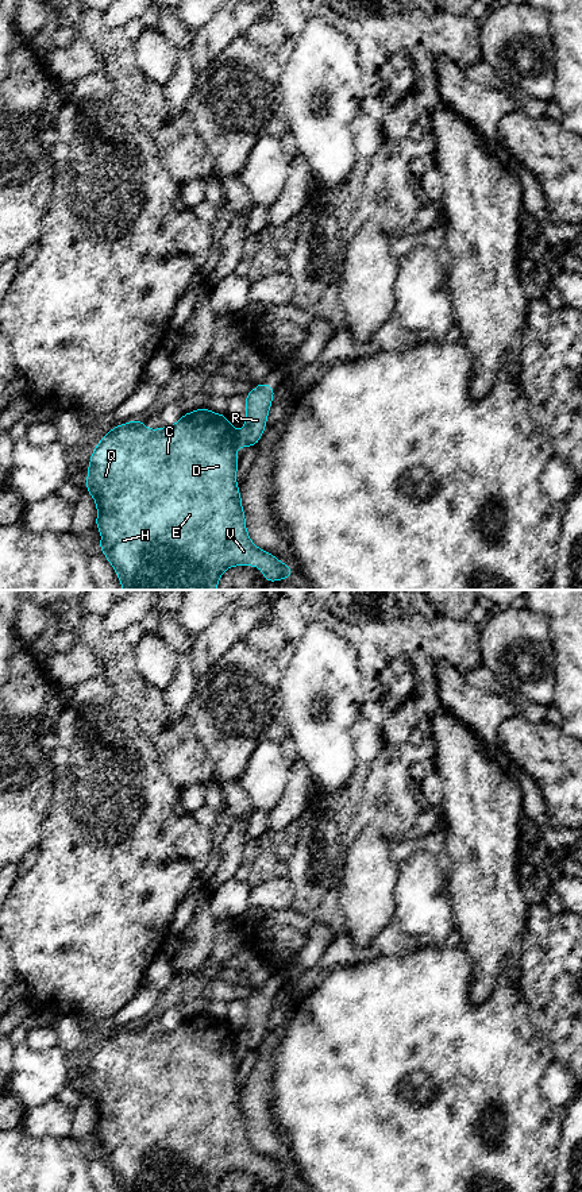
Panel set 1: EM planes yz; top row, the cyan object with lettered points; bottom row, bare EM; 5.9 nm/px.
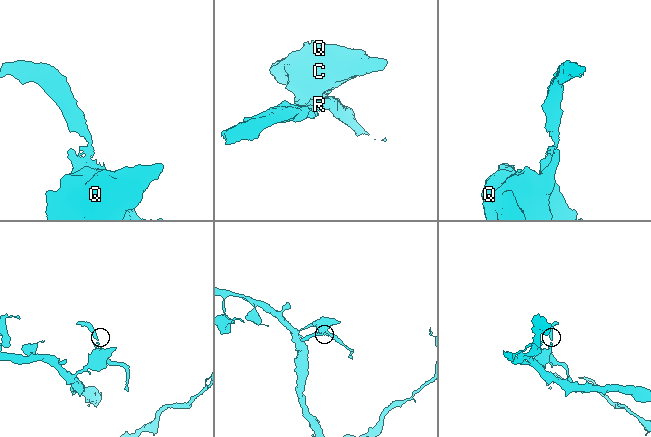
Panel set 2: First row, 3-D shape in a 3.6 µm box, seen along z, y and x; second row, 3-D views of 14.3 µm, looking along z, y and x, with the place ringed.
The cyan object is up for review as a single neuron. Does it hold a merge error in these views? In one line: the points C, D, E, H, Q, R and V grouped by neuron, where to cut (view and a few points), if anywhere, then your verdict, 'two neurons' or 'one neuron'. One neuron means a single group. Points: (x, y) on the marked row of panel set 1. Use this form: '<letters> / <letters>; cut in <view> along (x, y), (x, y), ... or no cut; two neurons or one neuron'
C D E H Q V / R; cut in yz along (242, 438), (241, 446); two neurons

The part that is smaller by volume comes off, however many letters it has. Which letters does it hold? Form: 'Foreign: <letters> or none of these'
Foreign: R

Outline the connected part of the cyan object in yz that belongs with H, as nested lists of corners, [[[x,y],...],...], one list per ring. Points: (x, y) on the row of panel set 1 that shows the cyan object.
[[[205,406],[184,413],[171,427],[161,427],[151,431],[143,421],[135,418],[127,424],[115,425],[100,439],[100,443],[92,451],[90,463],[86,468],[86,491],[95,498],[97,508],[96,531],[103,533],[99,548],[116,571],[123,590],[217,590],[223,572],[236,566],[259,567],[266,583],[294,576],[289,564],[280,562],[273,553],[255,547],[247,533],[240,490],[236,482],[239,458],[235,455],[235,451],[242,447],[240,440],[239,431],[231,425],[226,414],[213,413]]]

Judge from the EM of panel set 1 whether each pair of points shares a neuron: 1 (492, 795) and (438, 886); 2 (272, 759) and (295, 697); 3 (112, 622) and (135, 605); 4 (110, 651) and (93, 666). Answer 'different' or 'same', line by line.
1: different
2: different
3: same
4: different

